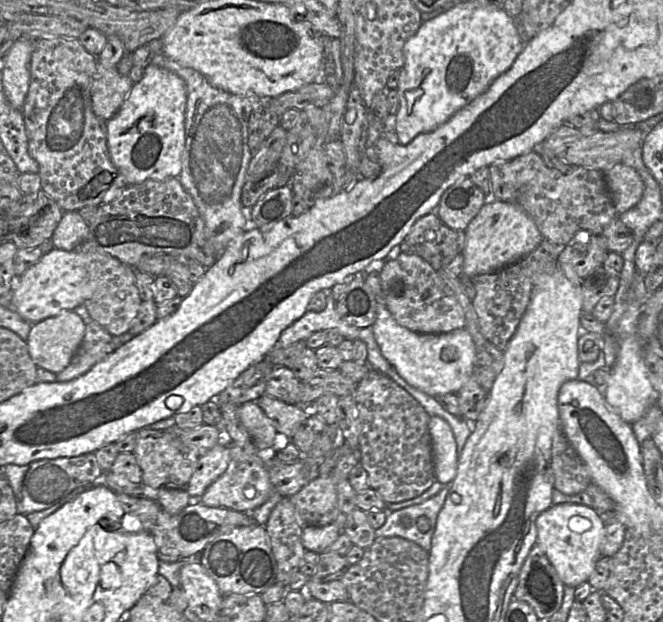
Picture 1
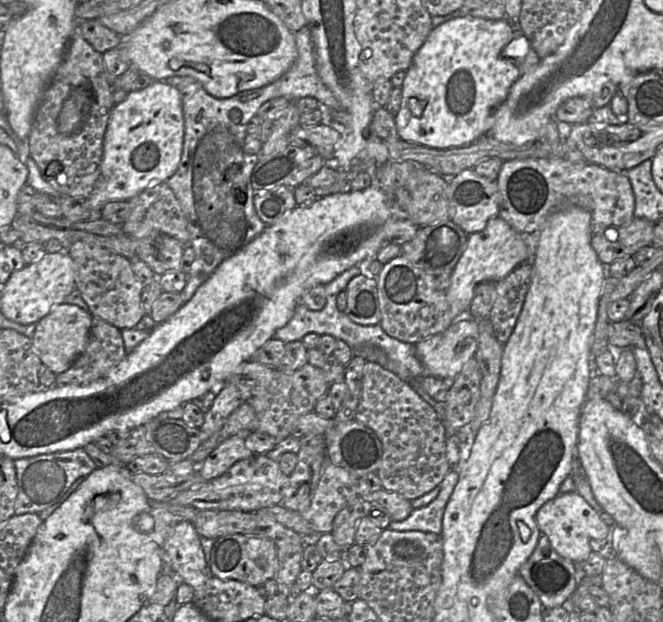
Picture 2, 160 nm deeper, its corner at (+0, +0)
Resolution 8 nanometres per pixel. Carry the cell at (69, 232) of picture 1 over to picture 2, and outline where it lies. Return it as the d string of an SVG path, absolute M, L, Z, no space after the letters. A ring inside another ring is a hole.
M153 81L142 90L128 92L126 98L110 111L103 140L101 174L87 199L88 208L94 212L101 211L109 201L129 201L145 189L167 181L178 168L183 143L184 116L181 94L177 88L163 81Z

